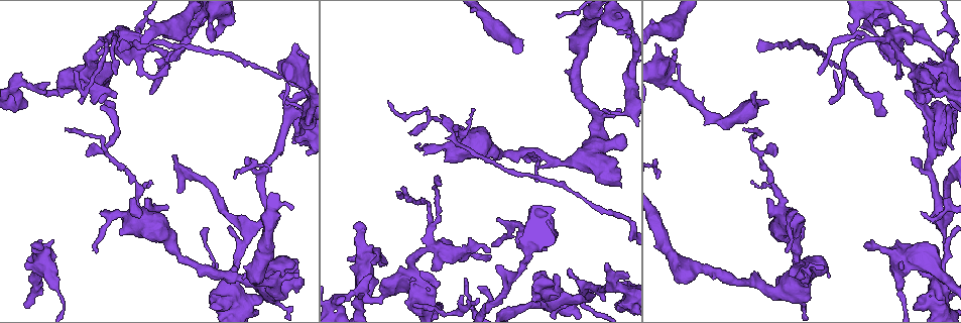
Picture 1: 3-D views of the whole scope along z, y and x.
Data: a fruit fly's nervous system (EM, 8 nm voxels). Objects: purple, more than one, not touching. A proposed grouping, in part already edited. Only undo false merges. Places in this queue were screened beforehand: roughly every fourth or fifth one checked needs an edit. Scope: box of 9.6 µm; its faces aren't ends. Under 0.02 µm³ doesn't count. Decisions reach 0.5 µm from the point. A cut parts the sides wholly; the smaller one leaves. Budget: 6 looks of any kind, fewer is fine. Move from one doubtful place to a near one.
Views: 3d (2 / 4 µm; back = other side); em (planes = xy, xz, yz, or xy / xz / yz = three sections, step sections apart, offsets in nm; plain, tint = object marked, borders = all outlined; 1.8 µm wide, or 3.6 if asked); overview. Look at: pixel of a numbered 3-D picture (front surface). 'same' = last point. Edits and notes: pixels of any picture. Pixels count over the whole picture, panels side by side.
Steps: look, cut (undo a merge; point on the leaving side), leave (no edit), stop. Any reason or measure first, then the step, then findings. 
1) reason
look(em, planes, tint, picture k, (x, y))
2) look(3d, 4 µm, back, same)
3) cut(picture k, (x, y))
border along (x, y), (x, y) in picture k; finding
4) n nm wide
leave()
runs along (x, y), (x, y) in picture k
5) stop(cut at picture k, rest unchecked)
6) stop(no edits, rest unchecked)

look(3d, 2 µm, back, picture 1, (486, 148))

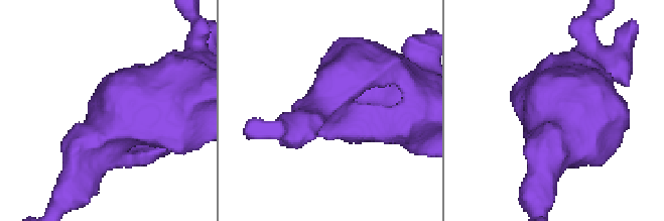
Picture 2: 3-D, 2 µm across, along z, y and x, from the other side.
4 arms; shape alone is not enough
look(em, planes, borders, picture 2, (324, 110))

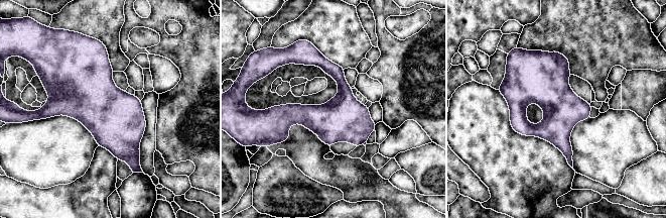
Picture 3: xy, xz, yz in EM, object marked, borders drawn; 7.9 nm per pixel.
320 nm wide
leave()
all the same neuron

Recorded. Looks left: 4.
look(em, xz, step 8, tint, picture 1, (604, 159))

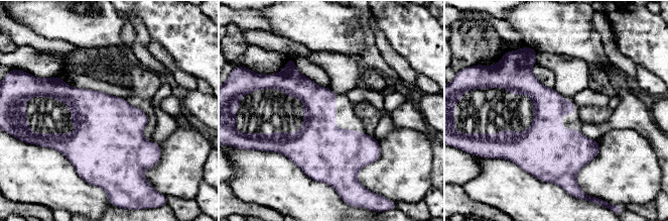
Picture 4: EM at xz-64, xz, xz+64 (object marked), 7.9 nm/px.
look(em, planes, tint, same)

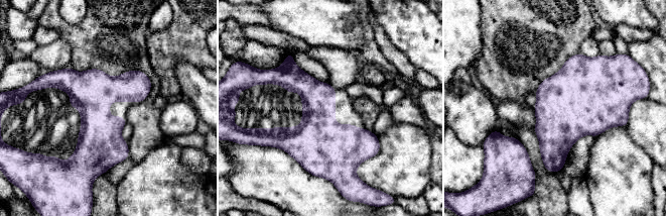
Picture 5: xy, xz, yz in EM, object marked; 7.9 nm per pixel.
280 nm wide
leave()
one neuron here

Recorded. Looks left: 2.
stop(no edits, rest unchecked)

